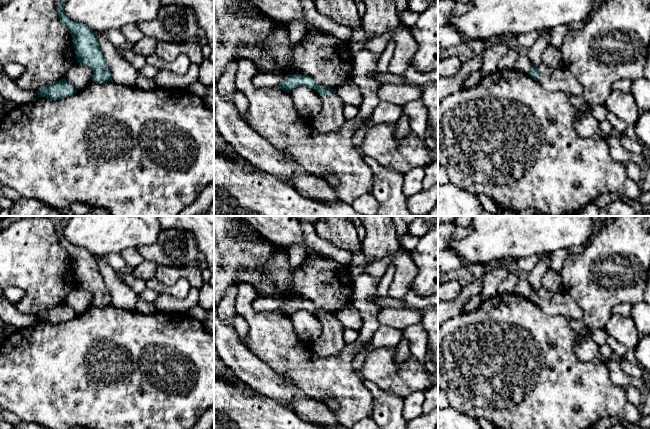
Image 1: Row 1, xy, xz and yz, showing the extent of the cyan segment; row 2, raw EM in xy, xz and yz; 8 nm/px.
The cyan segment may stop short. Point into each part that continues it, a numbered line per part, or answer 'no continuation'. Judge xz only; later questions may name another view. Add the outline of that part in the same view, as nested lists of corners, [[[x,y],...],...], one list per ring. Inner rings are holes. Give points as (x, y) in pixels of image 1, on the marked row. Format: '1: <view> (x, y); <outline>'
1: xz (330, 118); [[[337,93],[322,96],[322,108],[320,112],[311,119],[311,123],[321,132],[330,133],[337,131],[344,123],[343,109],[345,103]]]

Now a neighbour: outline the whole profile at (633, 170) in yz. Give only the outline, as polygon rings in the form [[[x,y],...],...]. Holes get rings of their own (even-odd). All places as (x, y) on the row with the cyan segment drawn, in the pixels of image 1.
[[[626,162],[624,164],[626,167],[627,176],[634,182],[641,184],[641,168],[634,162]]]

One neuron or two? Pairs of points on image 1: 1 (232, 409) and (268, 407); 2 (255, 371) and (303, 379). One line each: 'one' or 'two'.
1: one
2: two

